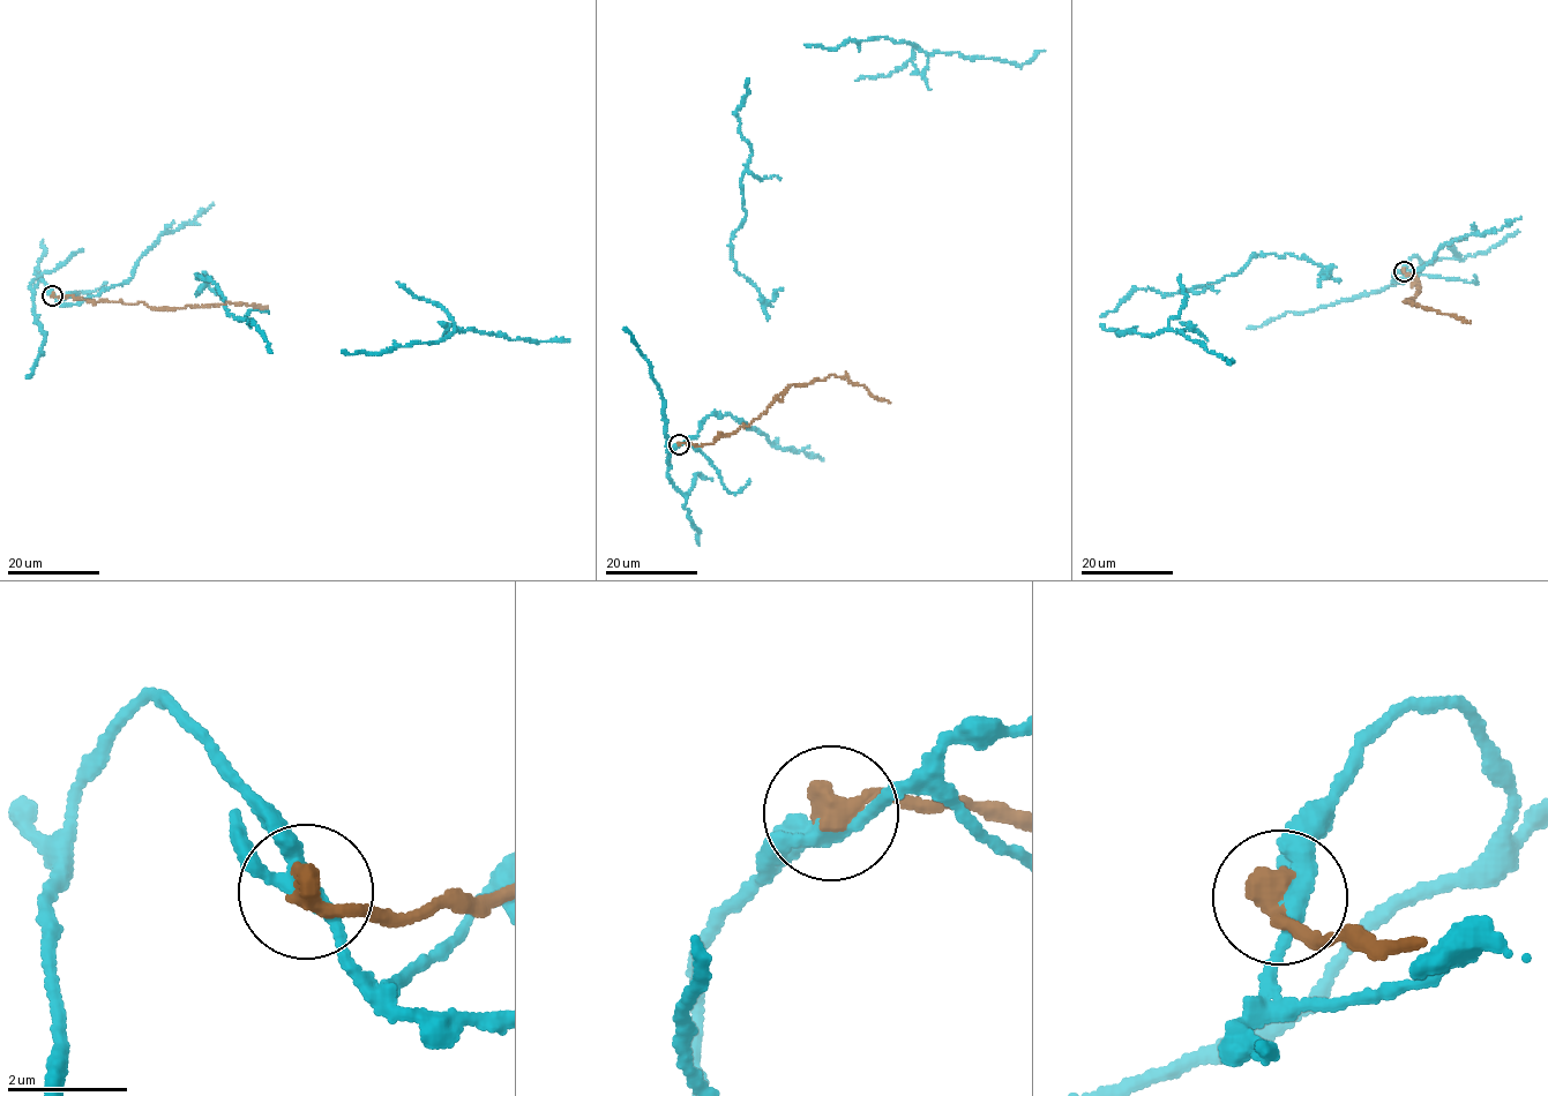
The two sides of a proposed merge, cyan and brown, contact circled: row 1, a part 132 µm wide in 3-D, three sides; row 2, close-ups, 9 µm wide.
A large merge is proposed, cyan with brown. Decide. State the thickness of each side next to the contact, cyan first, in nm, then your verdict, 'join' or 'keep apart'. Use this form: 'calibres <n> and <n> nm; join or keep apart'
calibres 320 and 440 nm; keep apart

